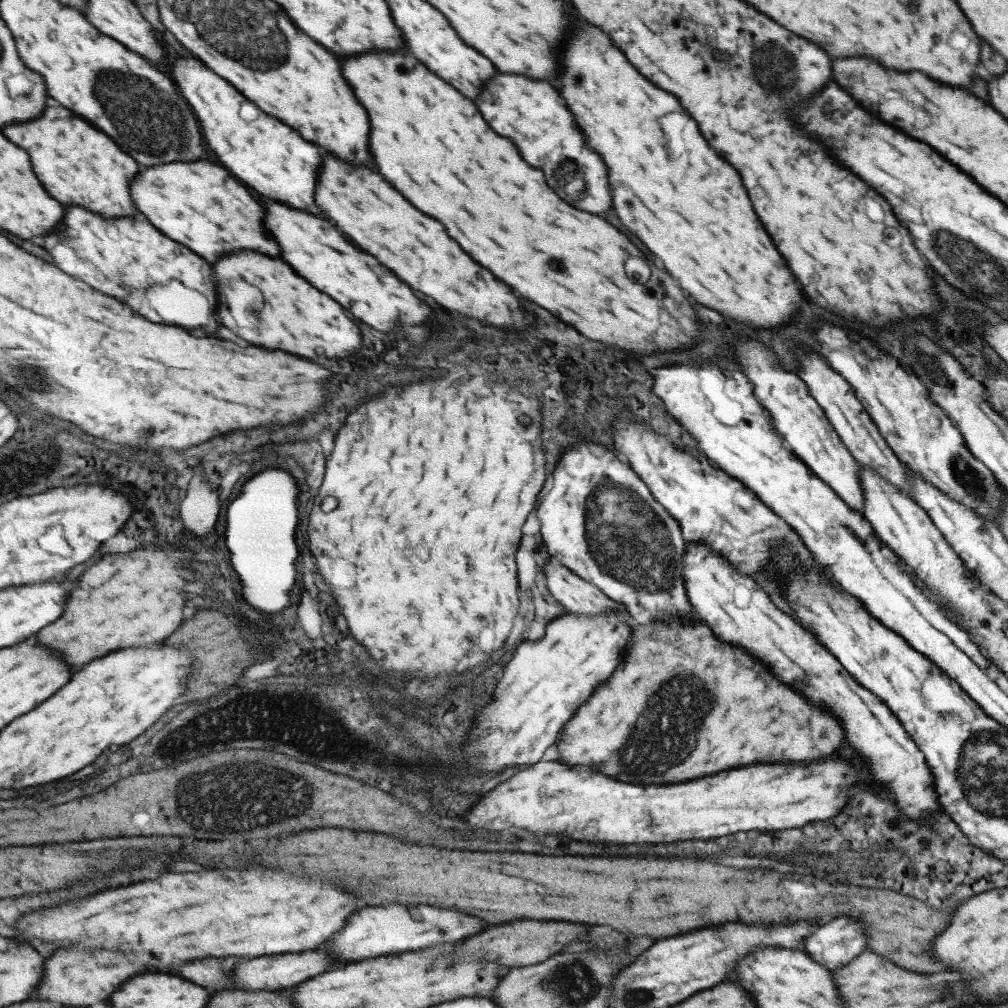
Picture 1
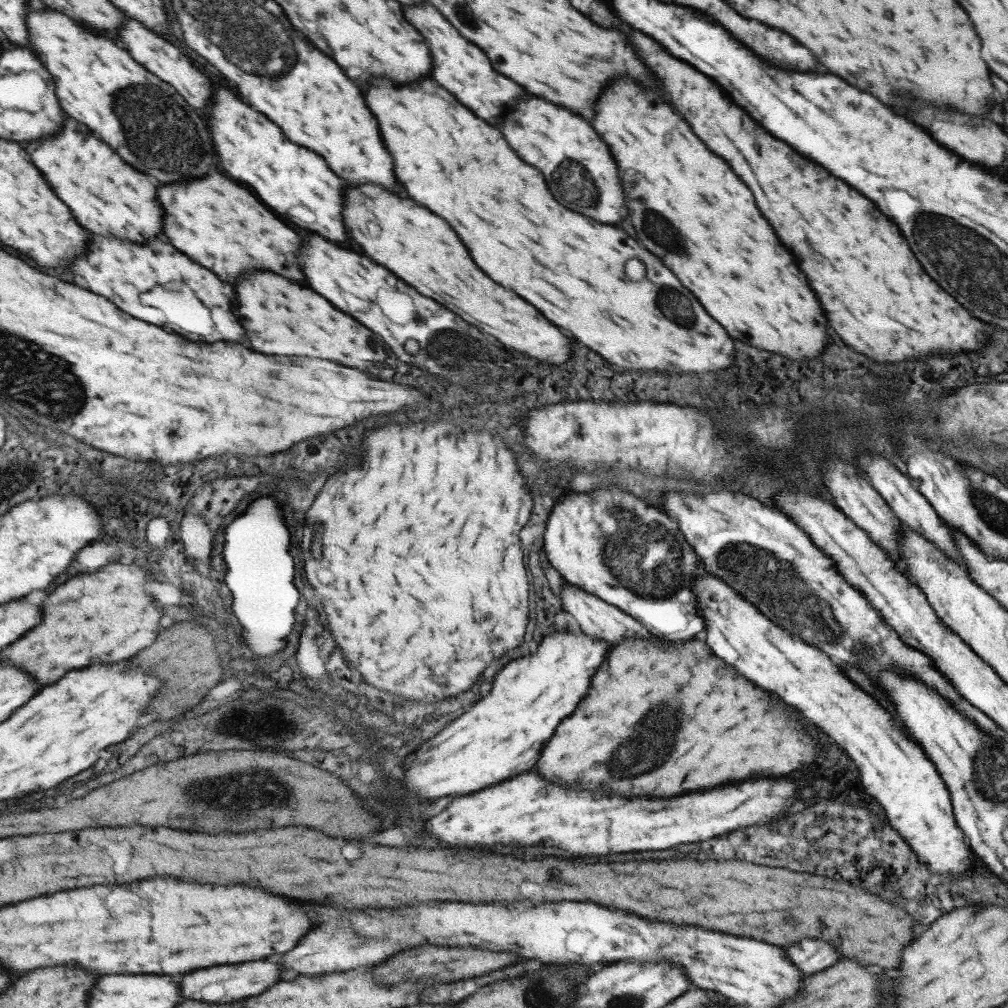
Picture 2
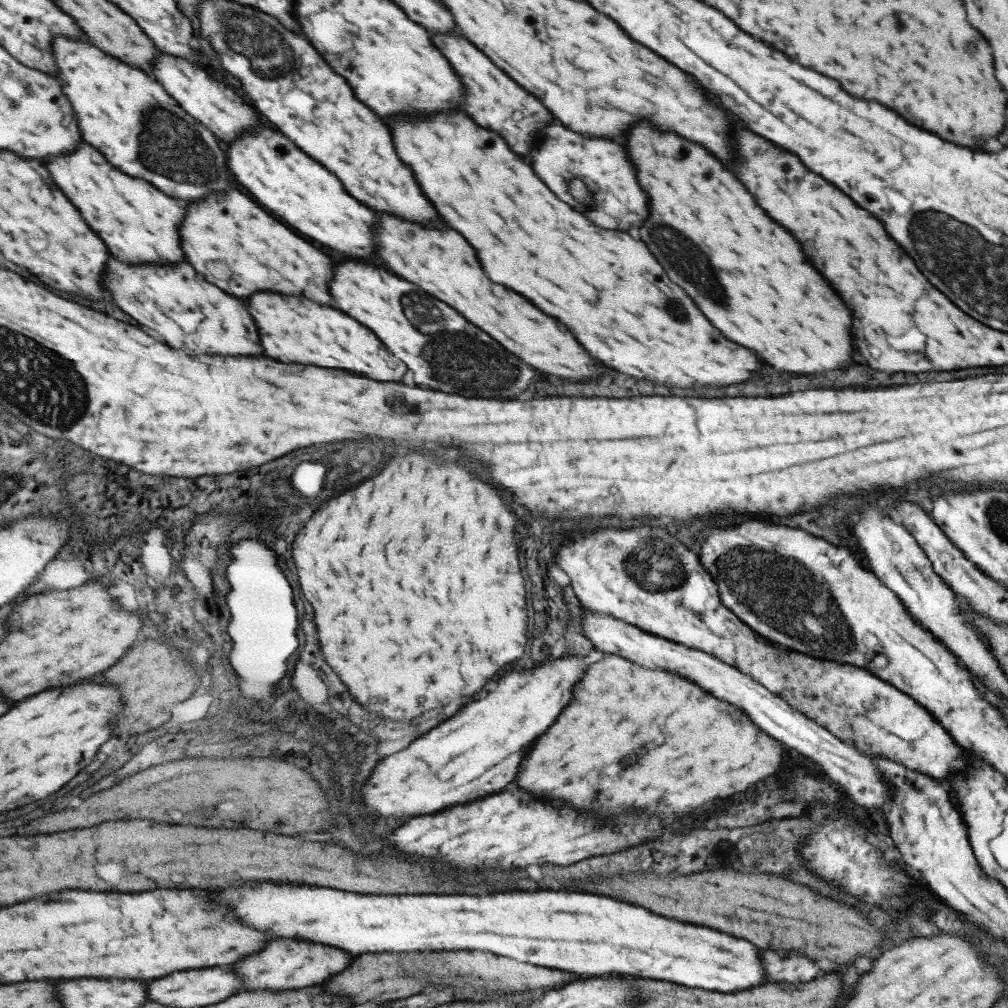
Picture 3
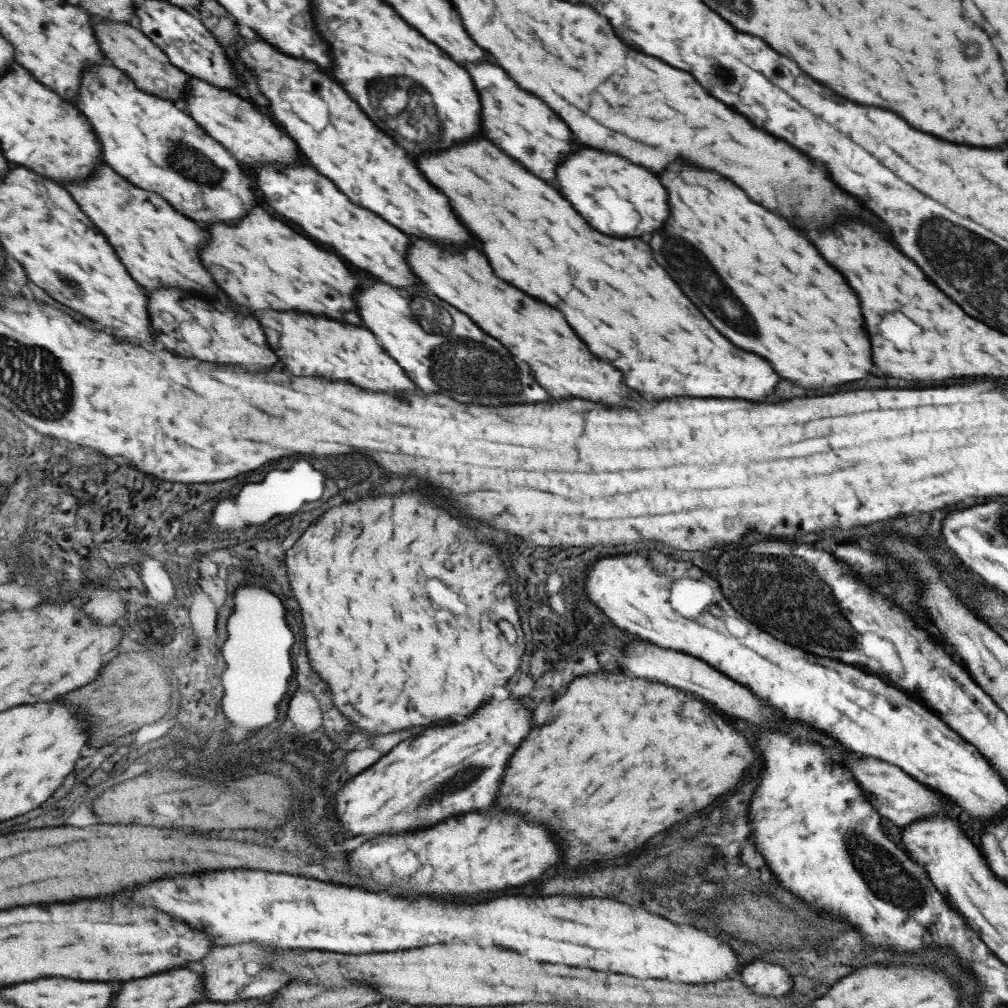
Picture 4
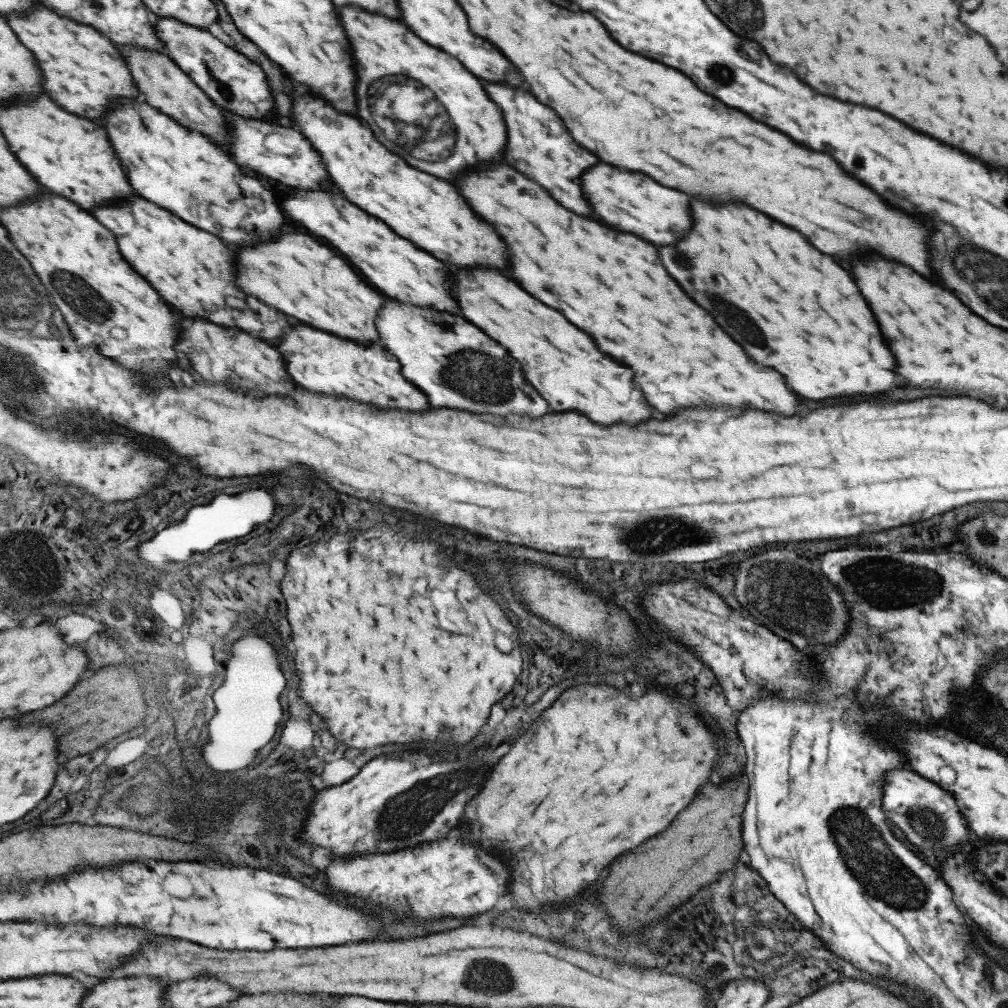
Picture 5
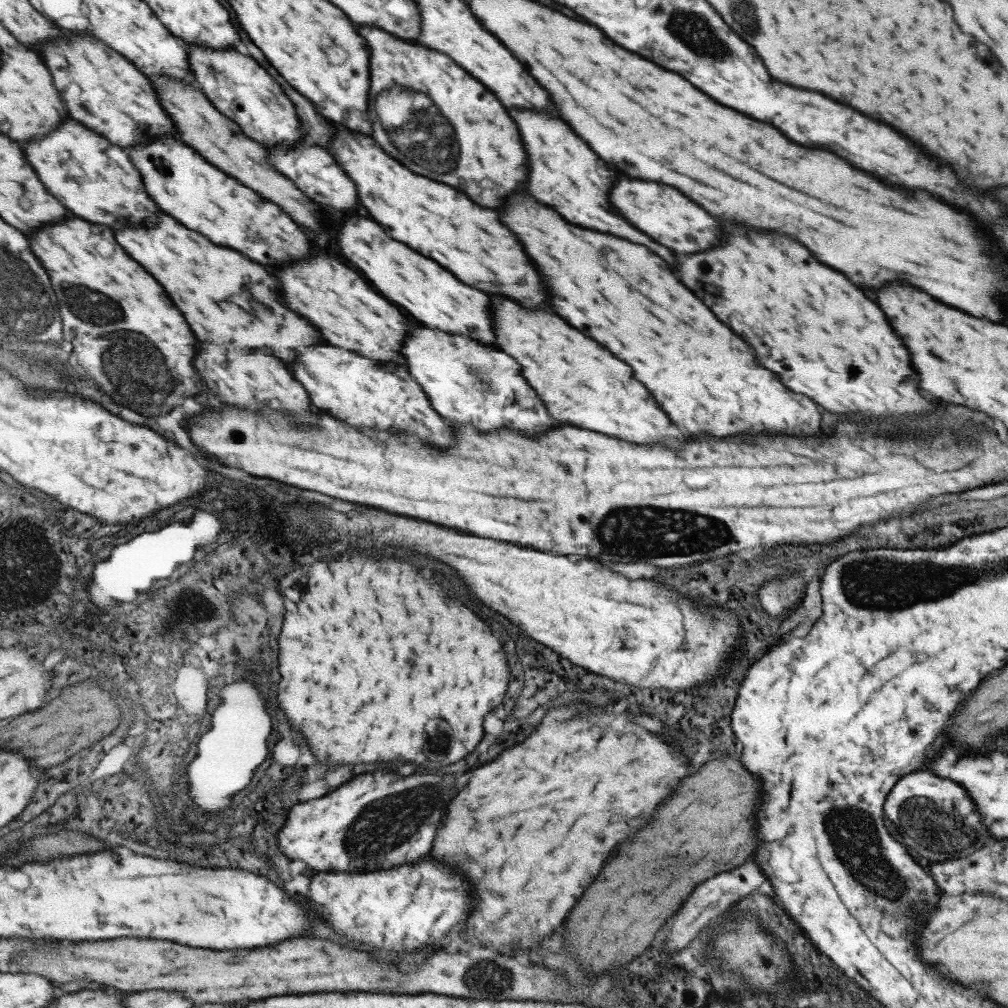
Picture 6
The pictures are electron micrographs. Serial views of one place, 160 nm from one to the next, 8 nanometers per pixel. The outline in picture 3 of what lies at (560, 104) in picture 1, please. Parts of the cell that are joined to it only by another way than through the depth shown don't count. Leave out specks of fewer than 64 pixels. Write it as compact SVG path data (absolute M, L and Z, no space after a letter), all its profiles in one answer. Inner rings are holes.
M549 124L541 130L541 138L529 152L531 168L539 176L539 180L565 204L569 204L575 212L581 212L587 220L591 220L595 226L605 230L627 230L627 228L639 228L643 218L647 218L647 206L645 206L645 194L637 186L635 170L625 154L625 150L605 138L585 138L581 134L565 130L561 124ZM577 180L583 184L585 196L575 198L571 190L571 182ZM609 200L609 208L617 208L617 214L609 216L605 212L605 202Z

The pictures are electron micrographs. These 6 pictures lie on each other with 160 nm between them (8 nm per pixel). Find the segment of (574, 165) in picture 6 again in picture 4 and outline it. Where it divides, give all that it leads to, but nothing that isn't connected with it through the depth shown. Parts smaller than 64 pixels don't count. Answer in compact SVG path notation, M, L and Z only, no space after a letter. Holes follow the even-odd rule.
M467 64L465 70L469 72L479 92L481 122L485 136L491 138L491 142L495 142L499 150L503 150L509 158L515 158L531 174L539 176L549 186L557 188L557 164L563 162L567 154L577 150L567 126L547 106L541 106L539 98L515 86L515 82L511 82L501 68L493 64Z

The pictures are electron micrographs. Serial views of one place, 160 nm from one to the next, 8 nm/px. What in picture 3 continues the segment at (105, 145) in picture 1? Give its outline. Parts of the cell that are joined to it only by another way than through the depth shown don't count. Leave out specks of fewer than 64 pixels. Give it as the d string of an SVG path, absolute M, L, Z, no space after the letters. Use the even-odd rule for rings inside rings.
M85 144L71 156L53 158L47 162L57 186L83 210L83 218L91 222L91 228L111 246L113 254L119 254L123 262L153 264L153 262L183 262L185 252L181 248L181 222L185 220L179 200L163 194L153 184L131 178L117 170L107 158L93 146Z

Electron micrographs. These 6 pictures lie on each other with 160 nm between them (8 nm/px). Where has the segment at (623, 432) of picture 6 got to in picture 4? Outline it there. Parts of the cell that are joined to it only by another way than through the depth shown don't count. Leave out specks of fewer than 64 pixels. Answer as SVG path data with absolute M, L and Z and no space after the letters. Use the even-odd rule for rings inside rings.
M415 238L407 250L407 264L429 292L467 314L475 326L499 340L501 346L525 362L533 372L535 382L539 382L551 398L561 400L577 396L607 408L623 406L629 400L629 388L623 384L619 370L595 358L573 334L559 310L535 302L531 296L499 280L481 252L467 246L455 246L455 250L447 252L443 246Z

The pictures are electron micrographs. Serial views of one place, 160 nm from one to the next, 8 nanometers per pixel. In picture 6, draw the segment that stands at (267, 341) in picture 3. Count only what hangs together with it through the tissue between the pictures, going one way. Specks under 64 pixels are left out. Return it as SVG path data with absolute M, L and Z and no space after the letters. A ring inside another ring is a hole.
M309 346L299 348L299 360L295 362L295 378L311 390L311 400L319 410L331 410L335 418L343 418L349 426L363 428L393 428L395 432L413 434L421 442L447 448L453 438L451 426L447 426L439 414L433 414L427 396L419 390L419 384L407 374L405 366L379 364L361 358L353 352L333 348L333 346ZM391 368L391 370L389 370ZM395 370L395 374L393 374Z

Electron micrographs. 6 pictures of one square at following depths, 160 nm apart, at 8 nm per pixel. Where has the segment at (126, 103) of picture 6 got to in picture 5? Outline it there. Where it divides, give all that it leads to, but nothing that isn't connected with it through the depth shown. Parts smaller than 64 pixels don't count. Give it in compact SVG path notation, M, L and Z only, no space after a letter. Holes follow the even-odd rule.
M36 1L36 4L30 12L8 14L5 18L22 43L39 60L45 88L49 90L51 98L59 102L59 106L83 118L105 122L113 100L142 100L143 94L136 85L125 56L106 34L99 31L98 27L87 26L86 23L57 14L45 3Z

